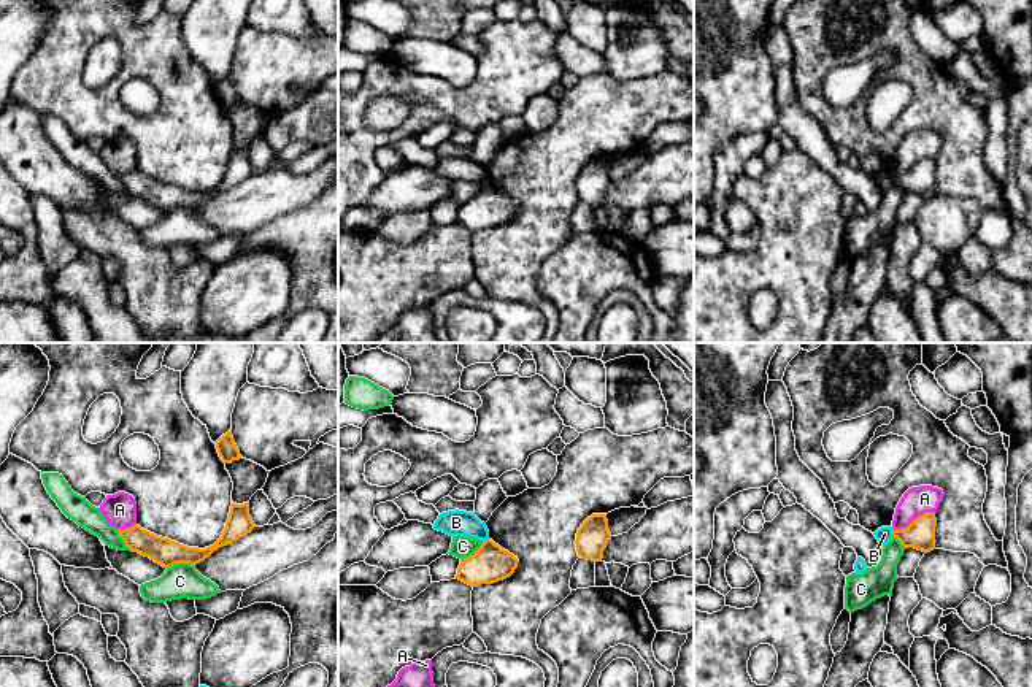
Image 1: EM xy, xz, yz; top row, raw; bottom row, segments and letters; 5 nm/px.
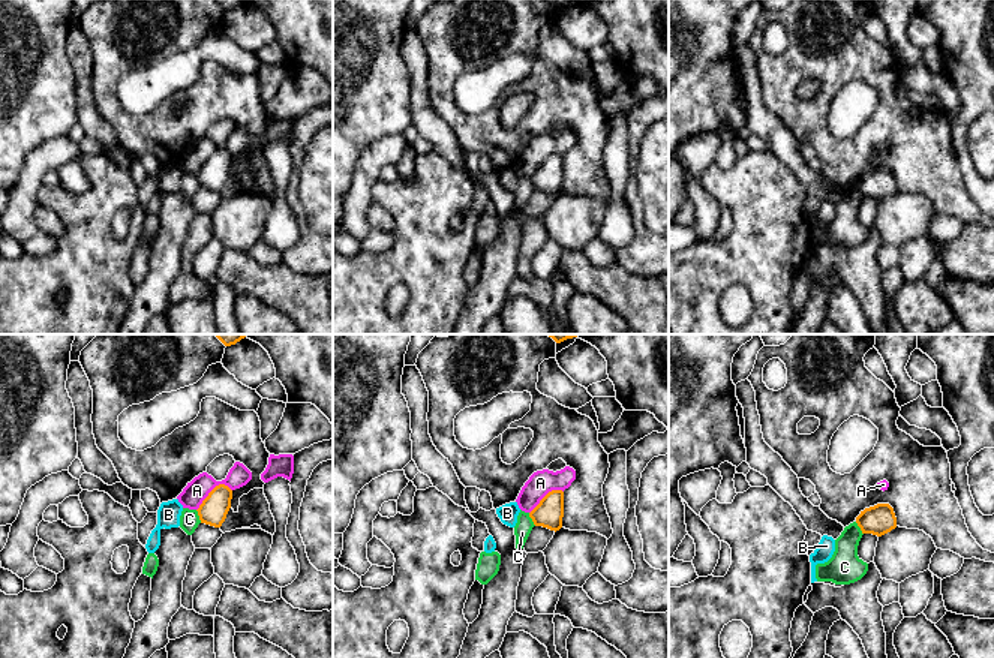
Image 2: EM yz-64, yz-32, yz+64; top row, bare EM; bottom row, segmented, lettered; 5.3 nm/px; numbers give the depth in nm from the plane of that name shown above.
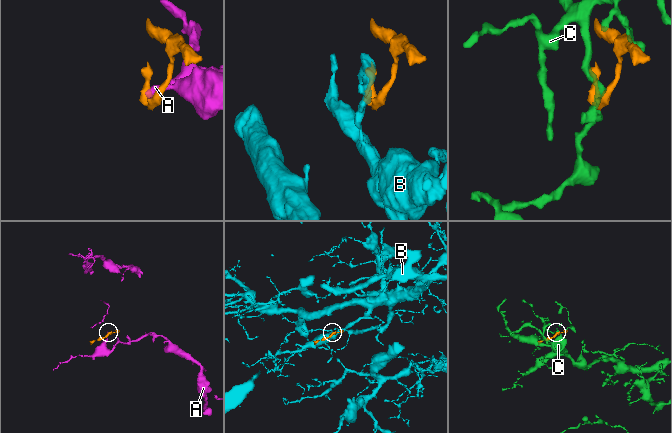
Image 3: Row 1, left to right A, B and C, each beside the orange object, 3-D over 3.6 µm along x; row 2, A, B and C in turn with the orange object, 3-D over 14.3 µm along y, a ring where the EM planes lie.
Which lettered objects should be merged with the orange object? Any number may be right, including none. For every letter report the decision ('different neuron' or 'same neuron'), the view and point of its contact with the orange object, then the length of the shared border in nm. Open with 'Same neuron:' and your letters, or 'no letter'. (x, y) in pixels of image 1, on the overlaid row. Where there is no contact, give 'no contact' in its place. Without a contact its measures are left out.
Same neuron: no letter
A: different neuron; meets orange in yz at (915, 519); contact 240 nm long
B: different neuron; meets orange in yz at (893, 532); contact 40 nm long
C: different neuron; meets orange in xy at (180, 562); contact 140 nm long

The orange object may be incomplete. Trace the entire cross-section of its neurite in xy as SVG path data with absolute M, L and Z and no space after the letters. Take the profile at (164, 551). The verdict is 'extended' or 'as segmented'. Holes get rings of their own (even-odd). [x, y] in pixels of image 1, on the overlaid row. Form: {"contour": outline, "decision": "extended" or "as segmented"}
{"contour": "M232 501L229 519L221 538L213 546L205 549L187 547L168 538L157 536L137 524L130 528L117 532L132 552L138 552L164 568L170 568L176 563L197 565L219 547L232 544L233 541L246 536L254 527L256 525L249 516L249 501L243 505Z", "decision": "as segmented"}

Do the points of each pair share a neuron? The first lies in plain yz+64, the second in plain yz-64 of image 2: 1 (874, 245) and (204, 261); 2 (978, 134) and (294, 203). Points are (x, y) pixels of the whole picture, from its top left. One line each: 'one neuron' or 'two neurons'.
1: two neurons
2: two neurons

